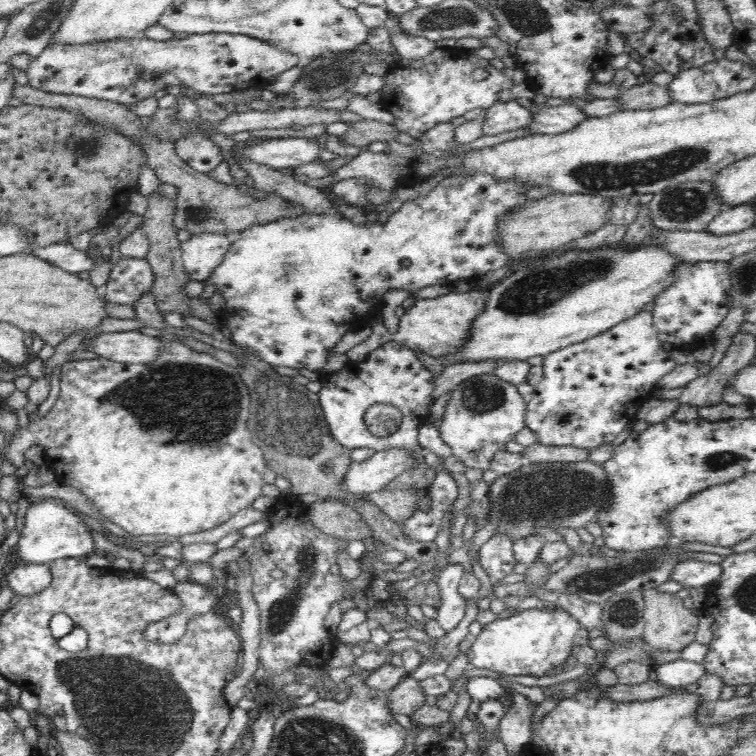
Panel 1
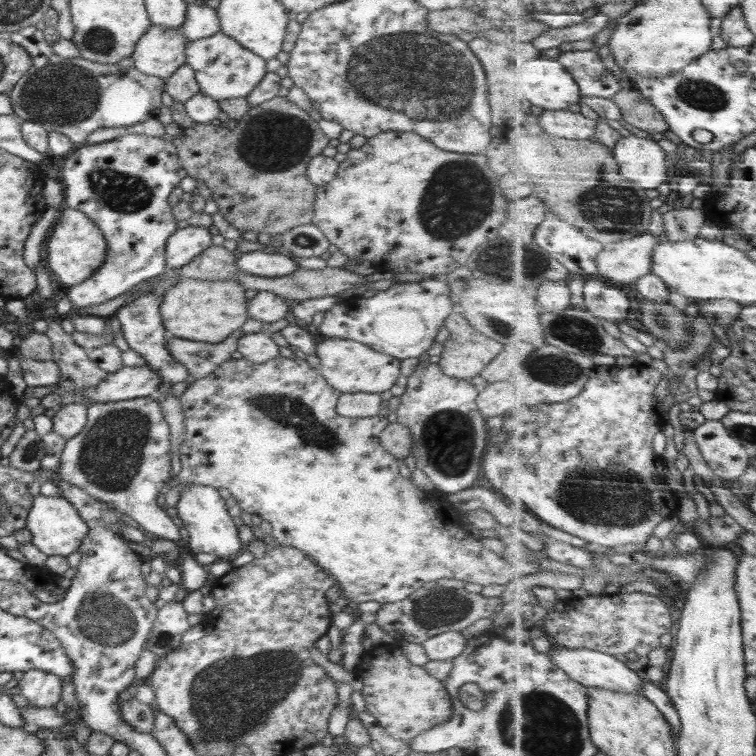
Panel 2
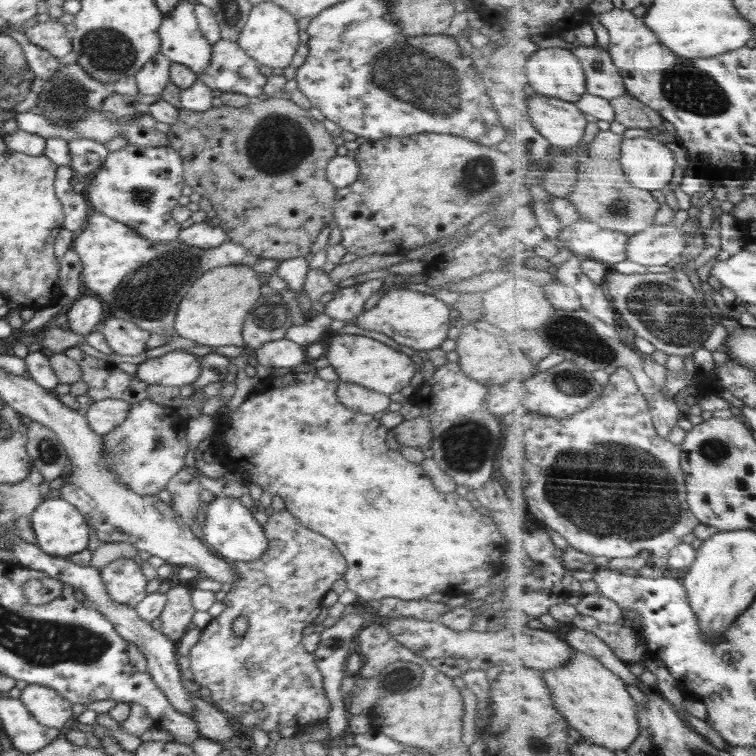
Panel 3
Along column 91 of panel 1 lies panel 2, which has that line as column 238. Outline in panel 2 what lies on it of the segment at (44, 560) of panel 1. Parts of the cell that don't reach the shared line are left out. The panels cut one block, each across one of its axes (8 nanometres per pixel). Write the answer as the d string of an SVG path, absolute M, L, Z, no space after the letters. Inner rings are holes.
M190 486L180 490L180 496L176 508L177 516L183 521L184 527L189 532L190 552L214 554L219 559L231 559L240 554L240 550L246 545L240 541L238 528L226 507L225 500L220 497L216 488L210 486Z

